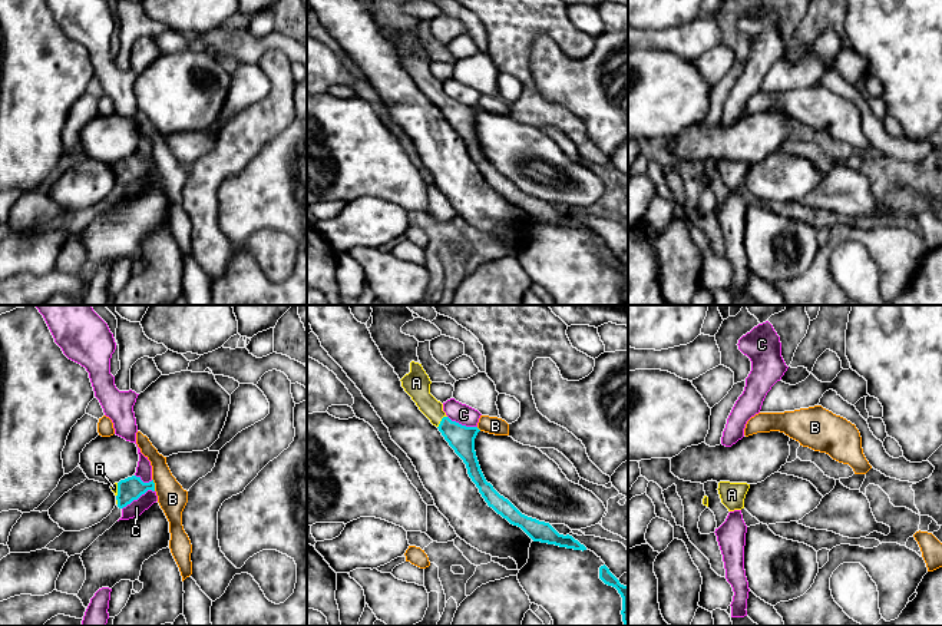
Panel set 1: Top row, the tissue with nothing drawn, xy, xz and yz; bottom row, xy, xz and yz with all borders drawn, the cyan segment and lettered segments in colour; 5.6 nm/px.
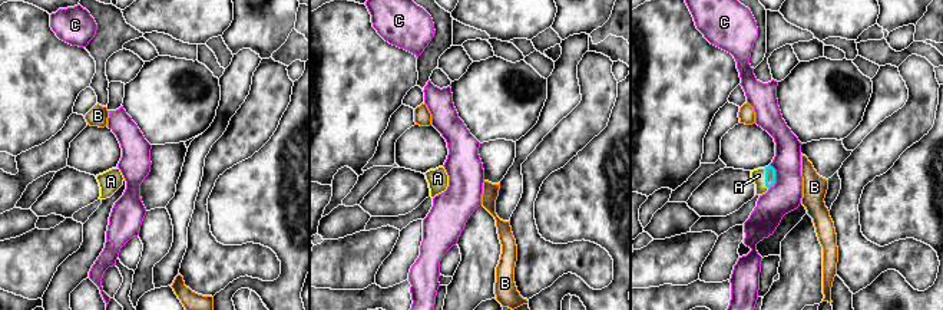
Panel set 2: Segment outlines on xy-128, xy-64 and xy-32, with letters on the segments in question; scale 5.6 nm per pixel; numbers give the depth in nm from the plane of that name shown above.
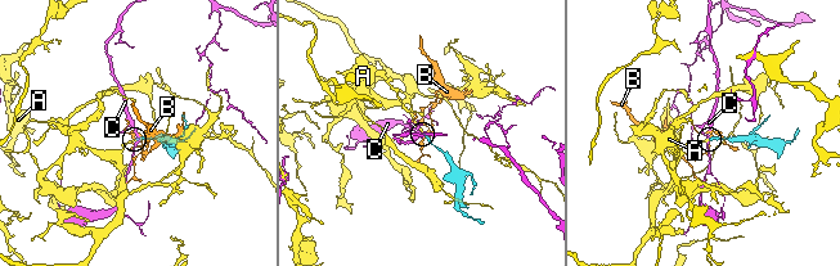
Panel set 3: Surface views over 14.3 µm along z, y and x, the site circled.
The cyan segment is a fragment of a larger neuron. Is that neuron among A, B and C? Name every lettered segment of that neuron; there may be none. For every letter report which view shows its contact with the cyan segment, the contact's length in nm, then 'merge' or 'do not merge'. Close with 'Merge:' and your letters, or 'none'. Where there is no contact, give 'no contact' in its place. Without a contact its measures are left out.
A: xz | 90 nm | merge
B: xy | 70 nm | do not merge
C: xy | 220 nm | do not merge
Merge: A

